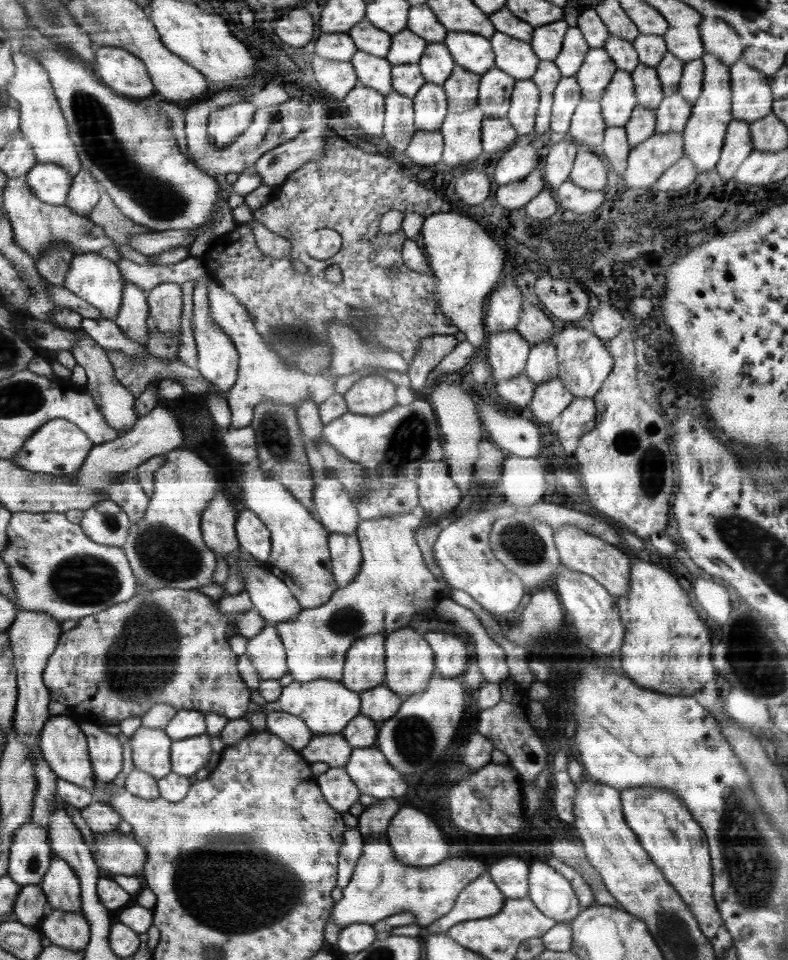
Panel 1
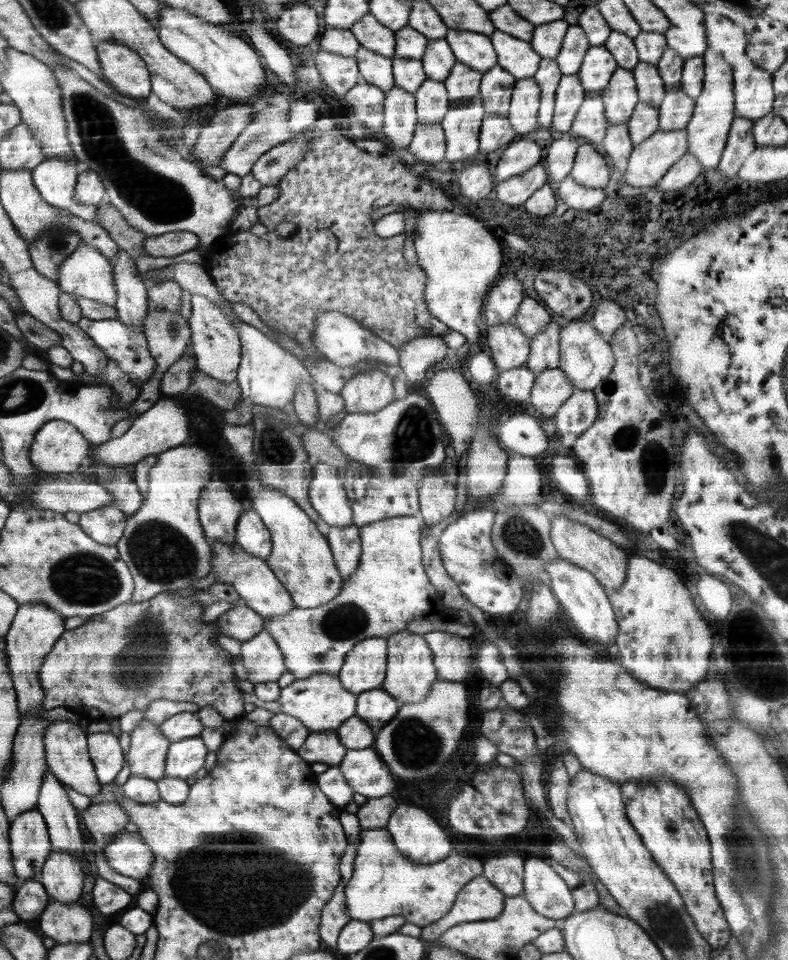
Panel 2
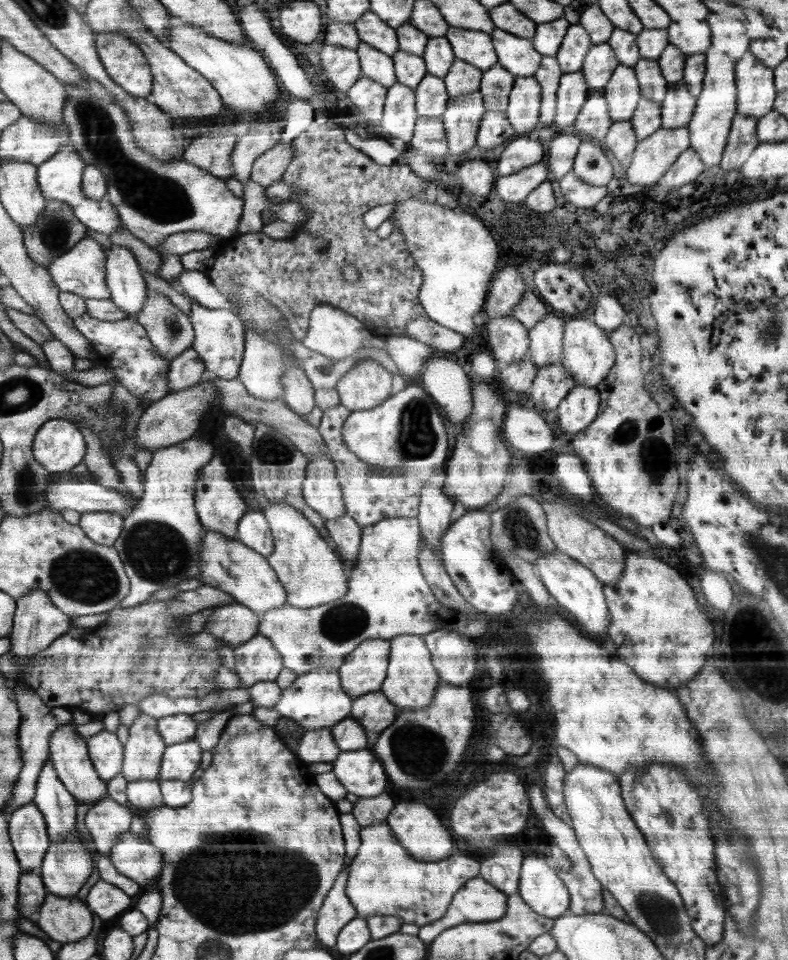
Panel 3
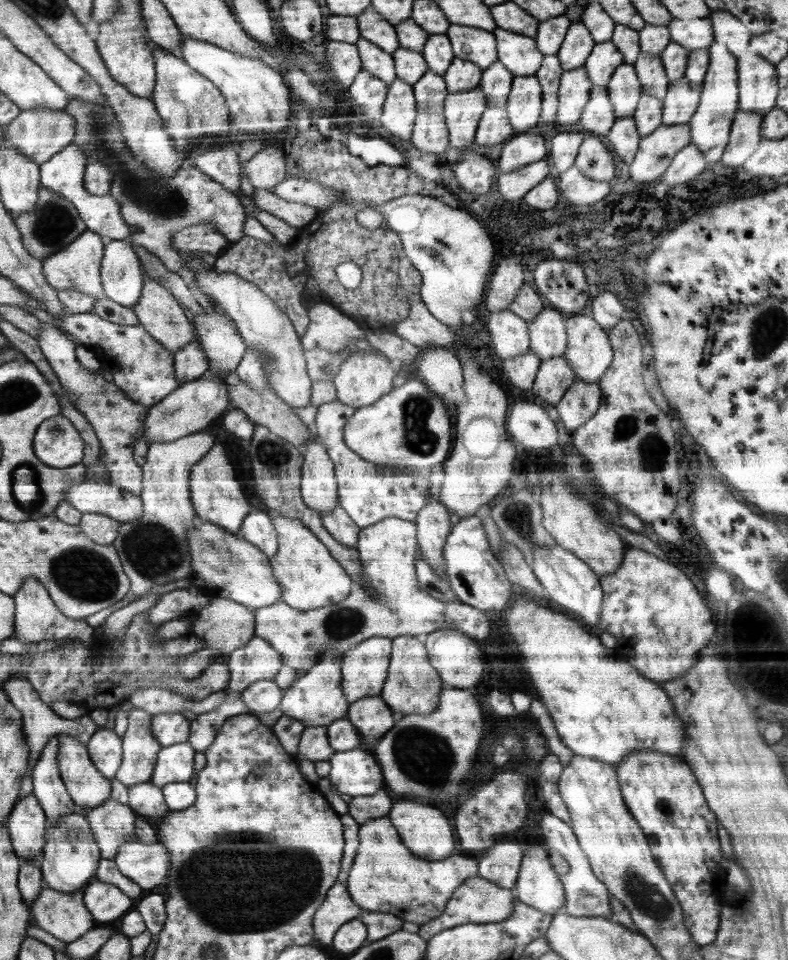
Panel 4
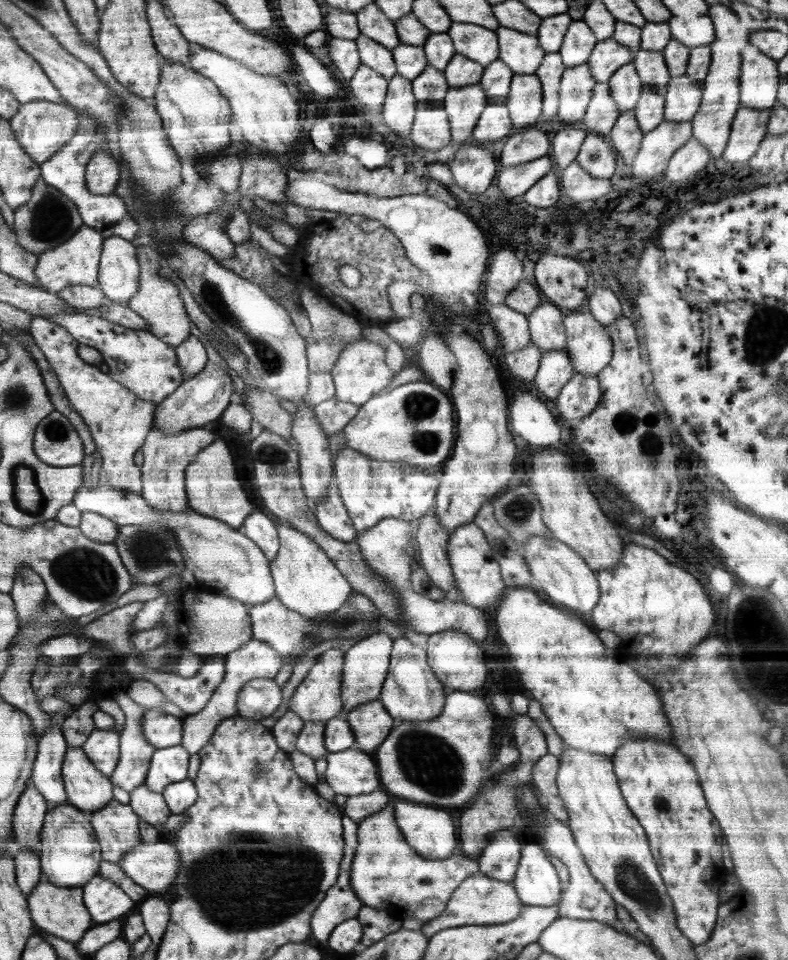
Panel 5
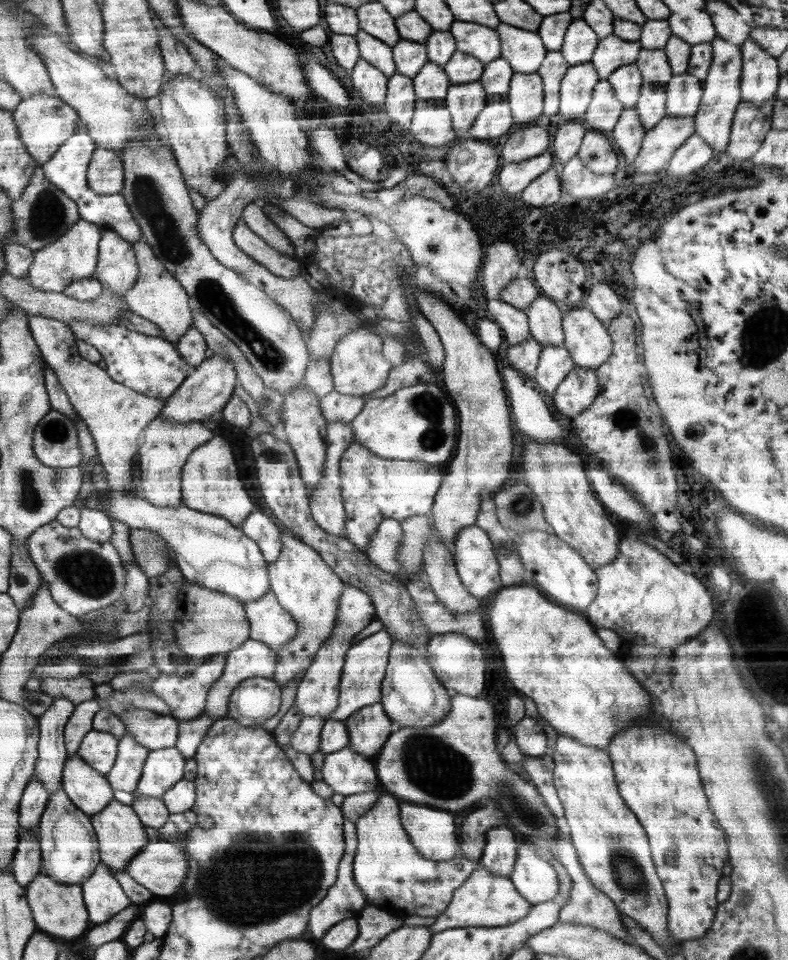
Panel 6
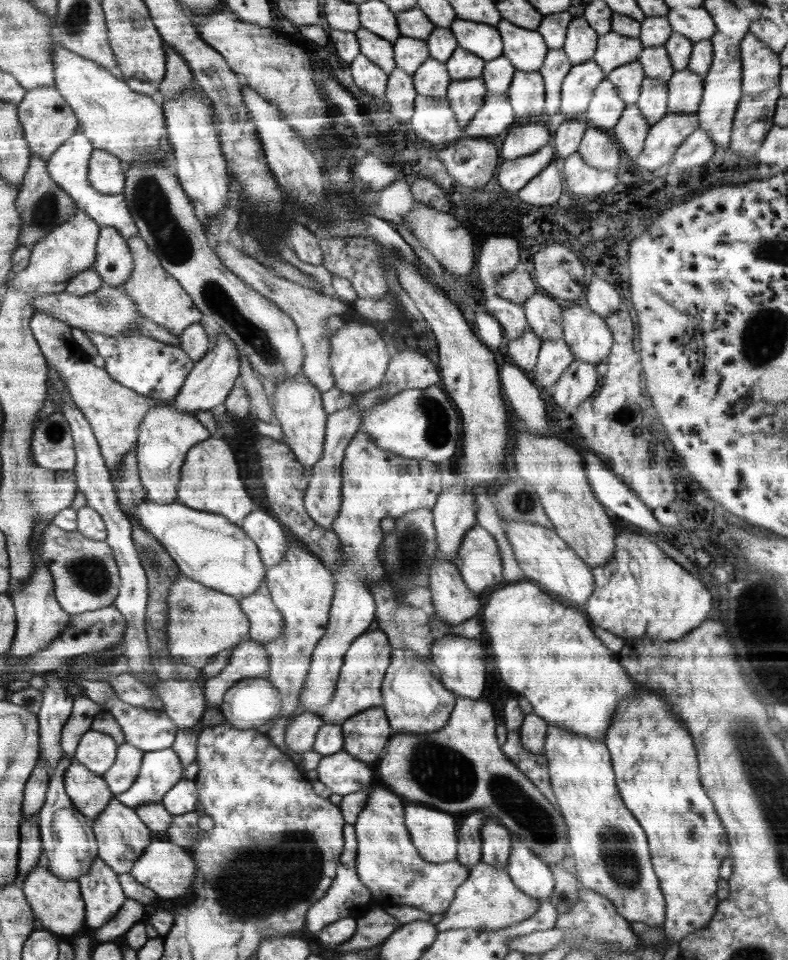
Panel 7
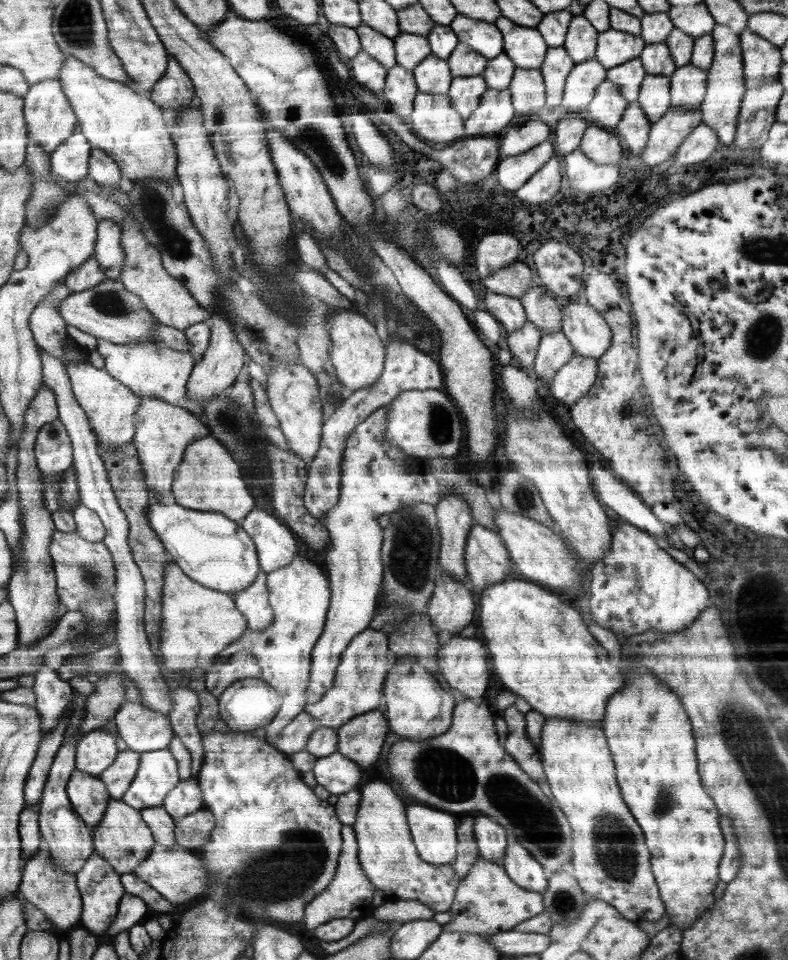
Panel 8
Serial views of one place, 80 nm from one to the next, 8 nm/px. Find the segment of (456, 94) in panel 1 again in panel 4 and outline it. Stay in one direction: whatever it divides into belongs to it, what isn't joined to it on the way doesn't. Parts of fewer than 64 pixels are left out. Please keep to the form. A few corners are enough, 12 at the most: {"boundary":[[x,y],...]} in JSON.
{"boundary":[[455,56],[443,74],[454,94],[478,87],[483,69]]}

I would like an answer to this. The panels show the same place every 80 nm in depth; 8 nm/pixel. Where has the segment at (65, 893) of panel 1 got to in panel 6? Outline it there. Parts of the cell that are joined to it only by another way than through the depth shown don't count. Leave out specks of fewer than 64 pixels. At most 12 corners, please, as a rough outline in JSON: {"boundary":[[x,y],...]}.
{"boundary":[[59,786],[40,828],[42,871],[81,885],[101,864],[90,816]]}

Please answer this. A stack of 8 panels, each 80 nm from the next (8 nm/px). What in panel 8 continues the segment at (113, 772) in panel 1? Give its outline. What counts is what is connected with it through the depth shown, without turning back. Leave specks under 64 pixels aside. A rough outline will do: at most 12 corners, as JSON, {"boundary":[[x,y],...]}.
{"boundary":[[102,729],[76,745],[75,768],[96,777],[117,758],[116,735]]}

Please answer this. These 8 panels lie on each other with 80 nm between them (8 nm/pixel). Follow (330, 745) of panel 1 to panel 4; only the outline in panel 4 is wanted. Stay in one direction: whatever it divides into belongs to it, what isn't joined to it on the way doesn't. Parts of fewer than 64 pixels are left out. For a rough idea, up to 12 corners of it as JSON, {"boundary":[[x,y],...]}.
{"boundary":[[305,727],[299,756],[317,762],[337,751],[330,746],[328,727]]}

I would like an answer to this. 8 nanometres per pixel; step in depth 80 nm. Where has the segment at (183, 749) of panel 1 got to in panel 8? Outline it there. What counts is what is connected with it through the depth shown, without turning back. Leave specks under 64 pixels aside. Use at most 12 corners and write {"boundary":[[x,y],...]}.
{"boundary":[[169,747],[143,753],[121,800],[139,811],[162,807],[181,781]]}

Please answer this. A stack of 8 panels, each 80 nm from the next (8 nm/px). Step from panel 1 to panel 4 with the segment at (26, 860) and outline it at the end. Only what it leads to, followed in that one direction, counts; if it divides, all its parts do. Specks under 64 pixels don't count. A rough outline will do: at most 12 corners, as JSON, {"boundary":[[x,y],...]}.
{"boundary":[[37,796],[7,822],[16,855],[38,863],[48,816]]}

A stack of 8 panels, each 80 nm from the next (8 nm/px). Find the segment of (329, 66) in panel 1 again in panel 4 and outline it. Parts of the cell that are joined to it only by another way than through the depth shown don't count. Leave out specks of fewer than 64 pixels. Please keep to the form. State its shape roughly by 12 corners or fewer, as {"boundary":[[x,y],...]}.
{"boundary":[[326,41],[331,77],[348,89],[363,69],[358,47]]}

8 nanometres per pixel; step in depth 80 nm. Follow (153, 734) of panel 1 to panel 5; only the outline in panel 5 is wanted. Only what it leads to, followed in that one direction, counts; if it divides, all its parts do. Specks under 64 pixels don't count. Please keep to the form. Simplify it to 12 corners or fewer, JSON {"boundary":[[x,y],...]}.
{"boundary":[[126,692],[121,760],[108,777],[129,793],[144,784],[157,748],[145,738],[145,706]]}

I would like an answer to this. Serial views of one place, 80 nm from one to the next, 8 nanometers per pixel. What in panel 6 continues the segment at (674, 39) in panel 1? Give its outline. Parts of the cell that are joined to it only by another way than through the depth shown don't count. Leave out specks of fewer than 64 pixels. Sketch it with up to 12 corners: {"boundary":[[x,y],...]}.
{"boundary":[[705,8],[671,11],[672,34],[689,45],[717,37]]}

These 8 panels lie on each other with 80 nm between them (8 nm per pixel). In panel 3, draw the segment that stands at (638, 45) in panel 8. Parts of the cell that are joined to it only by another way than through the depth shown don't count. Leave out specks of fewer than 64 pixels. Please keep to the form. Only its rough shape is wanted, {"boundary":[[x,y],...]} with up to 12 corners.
{"boundary":[[608,43],[591,45],[581,68],[601,92],[619,64]]}

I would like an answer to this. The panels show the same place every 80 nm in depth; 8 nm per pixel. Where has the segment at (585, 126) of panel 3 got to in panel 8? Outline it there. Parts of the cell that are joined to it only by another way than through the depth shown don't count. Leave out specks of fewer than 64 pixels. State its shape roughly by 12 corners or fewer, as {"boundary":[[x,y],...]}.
{"boundary":[[606,79],[584,110],[593,124],[615,127],[628,105]]}

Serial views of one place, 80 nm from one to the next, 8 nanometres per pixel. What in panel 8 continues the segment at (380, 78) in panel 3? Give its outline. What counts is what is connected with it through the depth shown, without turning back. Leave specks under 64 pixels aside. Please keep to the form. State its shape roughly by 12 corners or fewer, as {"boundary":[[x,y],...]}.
{"boundary":[[364,23],[366,51],[387,69],[397,64],[393,39]]}

